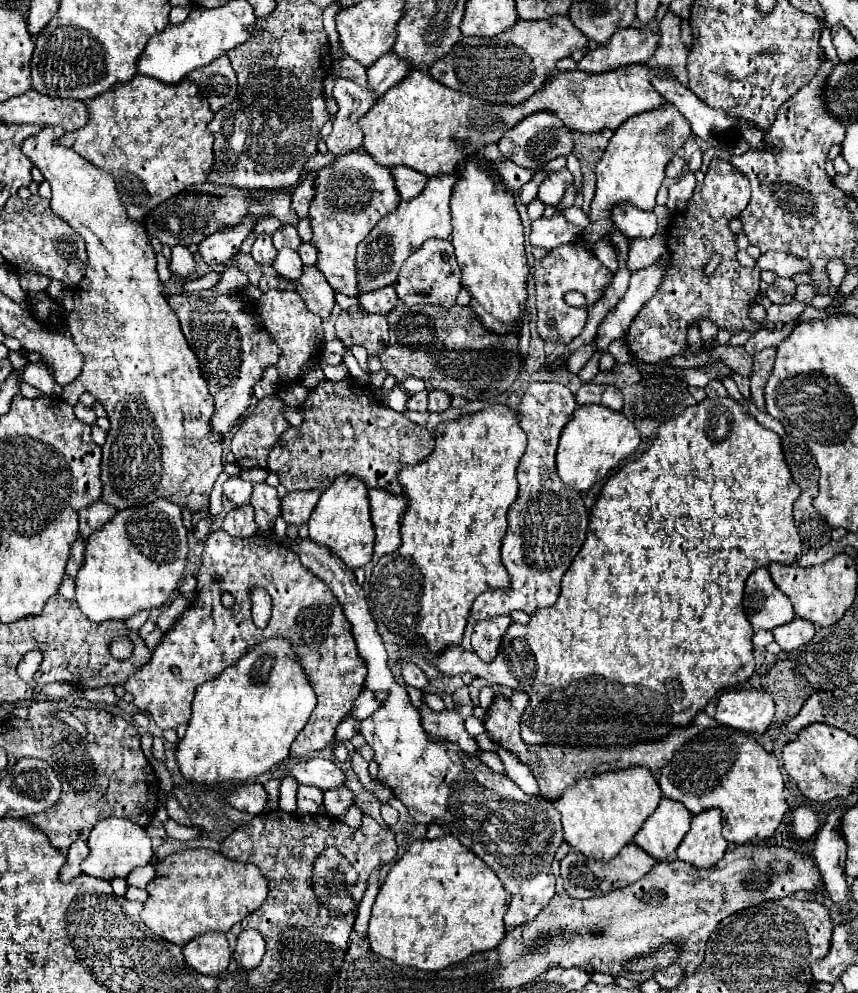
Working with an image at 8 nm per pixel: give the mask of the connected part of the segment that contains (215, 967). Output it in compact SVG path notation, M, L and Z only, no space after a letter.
M206 932L196 936L196 940L190 940L182 948L182 954L196 972L206 976L218 976L226 972L232 958L224 932Z

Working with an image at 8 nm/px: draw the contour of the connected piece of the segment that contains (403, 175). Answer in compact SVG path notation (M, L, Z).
M396 166L390 172L392 172L396 190L398 190L398 194L400 194L402 200L416 198L424 190L424 186L428 182L428 176L416 172L416 170L408 168L408 166Z

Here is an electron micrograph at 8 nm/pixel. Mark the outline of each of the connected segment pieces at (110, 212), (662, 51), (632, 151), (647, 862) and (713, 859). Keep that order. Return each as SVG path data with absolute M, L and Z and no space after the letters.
M49 125L24 140L22 144L22 152L40 168L40 172L44 174L44 178L50 182L52 186L52 198L50 198L50 206L54 210L54 214L58 214L60 218L64 218L86 242L86 250L88 250L88 266L86 266L86 272L84 272L84 278L80 280L80 284L74 288L74 308L72 312L68 314L66 318L66 326L72 334L72 340L76 344L76 348L82 352L84 356L84 368L80 372L80 380L72 380L74 384L68 384L62 388L62 398L70 404L70 402L78 402L80 394L84 392L90 392L96 396L96 400L104 406L106 414L108 414L108 420L110 420L110 430L108 430L108 436L106 436L106 442L102 446L102 484L104 484L104 492L102 492L102 500L110 506L114 506L116 510L124 510L124 508L134 508L134 506L140 506L140 504L152 504L152 500L168 500L176 506L180 506L182 510L188 510L192 514L196 512L204 512L208 510L208 500L210 500L210 492L212 492L212 486L216 482L216 478L222 474L222 436L218 432L212 432L212 426L210 426L210 418L212 418L212 412L214 412L214 400L212 400L212 394L208 392L208 384L202 376L202 368L200 368L200 360L196 358L196 354L192 352L192 348L188 346L182 330L180 330L180 324L178 324L178 318L176 314L172 312L170 304L166 302L164 298L164 286L156 274L156 254L146 238L146 232L144 232L144 226L140 222L134 222L128 218L126 214L126 208L122 206L120 202L120 196L118 196L118 190L114 186L114 180L112 176L108 176L106 172L102 172L100 168L88 164L88 160L84 160L80 154L76 154L74 150L58 144L56 140L64 134L64 130L60 126Z
M666 12L666 16L660 22L660 44L654 52L654 56L648 60L648 66L658 68L670 68L674 76L688 86L688 72L686 72L686 56L688 50L680 40L680 18L674 12Z
M666 104L662 108L642 112L638 116L628 118L620 128L614 130L604 156L596 164L596 194L590 204L590 224L584 230L586 242L604 240L612 244L612 232L616 232L616 224L612 224L612 208L616 204L630 202L640 210L652 210L656 206L656 194L664 180L664 168L672 160L678 148L684 146L686 138L692 134L688 128L688 120Z
M630 842L620 850L618 856L614 856L608 862L570 852L564 860L560 860L560 868L562 868L560 872L562 872L562 878L564 878L564 888L572 898L592 898L592 896L614 892L616 888L624 888L632 882L638 882L642 876L646 876L654 868L654 864L658 864L656 858L648 856L638 844Z
M710 808L708 812L692 816L692 826L680 842L676 856L696 868L710 868L724 856L726 846L728 842L722 836L720 810Z

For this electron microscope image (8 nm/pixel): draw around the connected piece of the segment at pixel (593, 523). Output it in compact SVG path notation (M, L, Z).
M704 398L702 402L686 408L680 416L666 420L660 426L660 434L654 444L634 462L626 462L614 476L604 484L598 502L590 510L590 524L586 542L570 564L568 572L562 578L562 592L558 602L550 608L538 608L528 624L512 622L508 632L502 638L498 648L498 656L494 662L486 664L478 660L474 652L466 652L460 646L448 646L438 654L424 644L422 638L406 642L414 654L422 656L428 664L432 664L444 676L456 676L470 672L478 678L488 680L490 684L510 686L512 690L522 690L530 696L530 706L522 716L522 738L528 744L568 744L568 746L628 746L638 742L640 738L660 738L674 726L686 726L694 720L696 712L706 706L706 702L718 696L724 688L736 686L748 680L754 672L754 656L752 656L752 626L742 610L742 594L744 582L752 574L752 570L768 566L770 562L794 564L796 556L802 552L802 540L796 532L792 506L800 496L800 486L792 480L788 472L788 464L782 452L782 440L778 434L766 430L758 424L758 420L748 412L746 404L736 402L734 398Z

